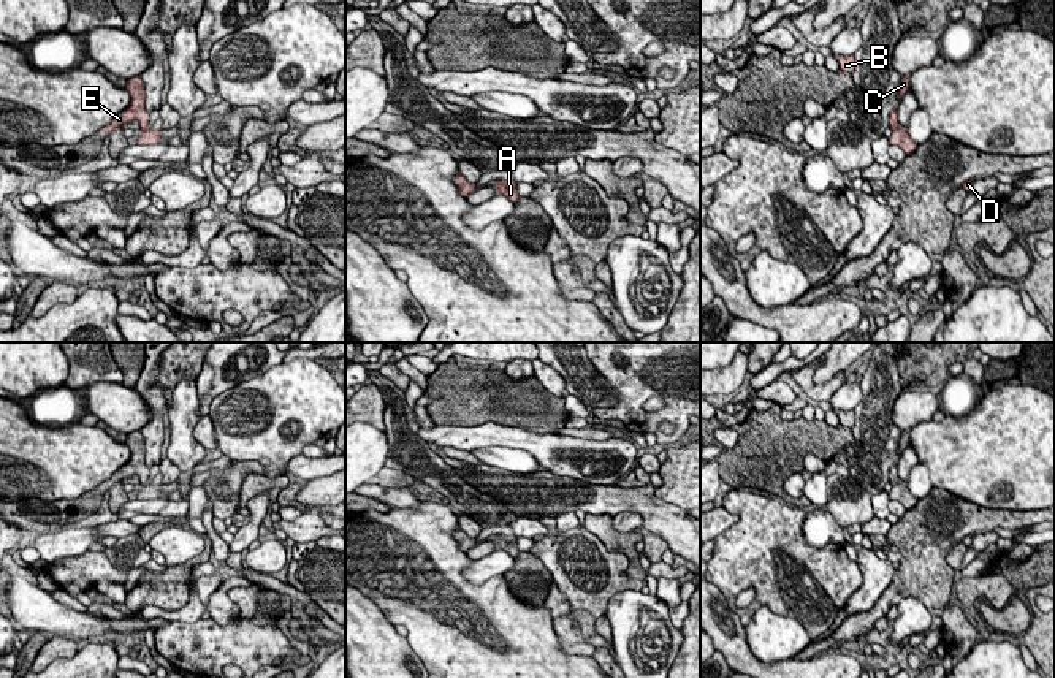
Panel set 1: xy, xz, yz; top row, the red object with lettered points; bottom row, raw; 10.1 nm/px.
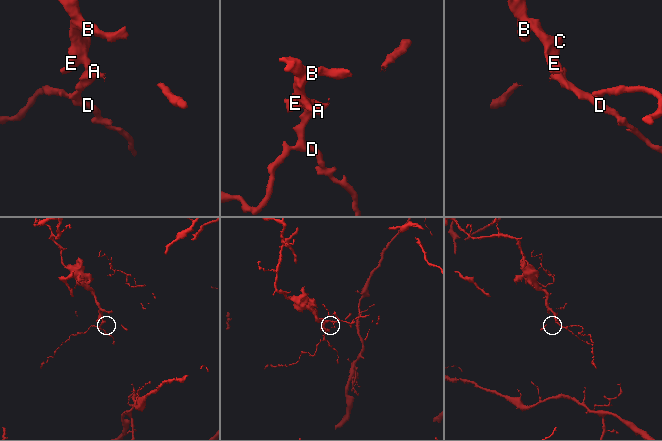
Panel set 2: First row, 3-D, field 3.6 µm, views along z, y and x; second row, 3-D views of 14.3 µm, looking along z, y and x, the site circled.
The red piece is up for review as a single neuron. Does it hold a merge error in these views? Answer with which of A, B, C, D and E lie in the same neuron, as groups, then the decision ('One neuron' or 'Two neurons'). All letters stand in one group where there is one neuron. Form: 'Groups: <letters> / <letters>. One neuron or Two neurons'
Groups: A D / B C E. Two neurons

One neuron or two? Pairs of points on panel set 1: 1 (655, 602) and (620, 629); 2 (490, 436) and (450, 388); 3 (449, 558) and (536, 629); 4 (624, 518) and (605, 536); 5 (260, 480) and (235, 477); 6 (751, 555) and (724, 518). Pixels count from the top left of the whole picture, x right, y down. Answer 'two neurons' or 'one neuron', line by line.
1: one neuron
2: two neurons
3: one neuron
4: two neurons
5: two neurons
6: two neurons

